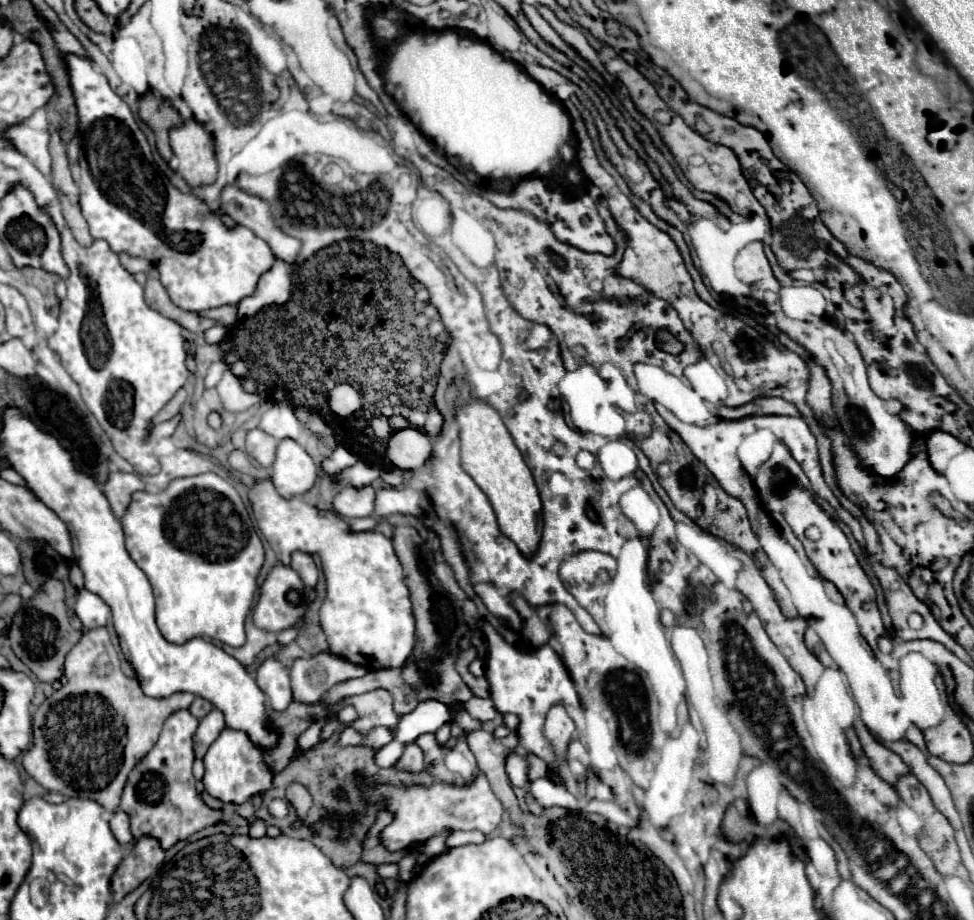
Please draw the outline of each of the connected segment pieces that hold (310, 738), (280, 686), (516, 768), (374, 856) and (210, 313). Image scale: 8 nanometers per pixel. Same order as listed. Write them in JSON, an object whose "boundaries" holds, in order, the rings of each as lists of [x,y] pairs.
{"boundaries":[[[[325,720],[314,722],[299,737],[298,746],[302,752],[309,751],[320,741],[320,732],[324,727]]],[[[268,658],[256,670],[256,684],[264,692],[268,706],[276,712],[286,709],[293,699],[290,676],[276,658]]],[[[510,752],[506,756],[504,768],[506,768],[506,776],[508,776],[513,788],[524,788],[522,787],[522,780],[528,780],[528,772],[526,772],[524,764],[528,764],[528,770],[530,770],[530,762],[524,756],[520,756],[516,752]]],[[[378,812],[376,822],[372,824],[366,840],[364,840],[364,852],[362,852],[362,862],[368,864],[390,864],[390,862],[398,862],[400,858],[406,856],[406,852],[388,852],[382,844],[380,844],[380,830],[384,826],[388,826],[392,822],[390,812]]],[[[220,306],[202,312],[204,318],[212,318],[216,322],[234,322],[236,320],[236,306]]]]}

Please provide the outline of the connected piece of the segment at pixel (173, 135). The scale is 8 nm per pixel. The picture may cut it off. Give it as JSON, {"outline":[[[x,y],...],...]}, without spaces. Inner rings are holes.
{"outline":[[[190,120],[170,130],[170,144],[178,158],[178,172],[190,186],[216,180],[214,140],[204,130],[204,124]]]}

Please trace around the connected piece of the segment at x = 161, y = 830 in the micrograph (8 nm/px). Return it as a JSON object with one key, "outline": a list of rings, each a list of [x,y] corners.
{"outline":[[[176,710],[174,714],[170,714],[154,748],[128,774],[128,782],[120,800],[120,810],[130,816],[134,840],[140,840],[142,836],[152,836],[160,842],[164,850],[168,850],[176,842],[182,842],[202,828],[220,822],[222,812],[208,808],[194,788],[196,780],[192,776],[192,736],[196,728],[198,720],[188,710]]]}

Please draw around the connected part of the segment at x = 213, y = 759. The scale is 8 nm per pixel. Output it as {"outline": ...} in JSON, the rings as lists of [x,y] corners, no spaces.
{"outline":[[[226,728],[218,740],[210,746],[210,750],[204,756],[204,766],[206,774],[202,778],[204,788],[210,796],[222,800],[222,802],[232,802],[232,804],[244,804],[252,796],[260,794],[266,796],[268,790],[272,788],[272,770],[264,760],[262,748],[258,748],[246,732],[238,732],[232,728]]]}

